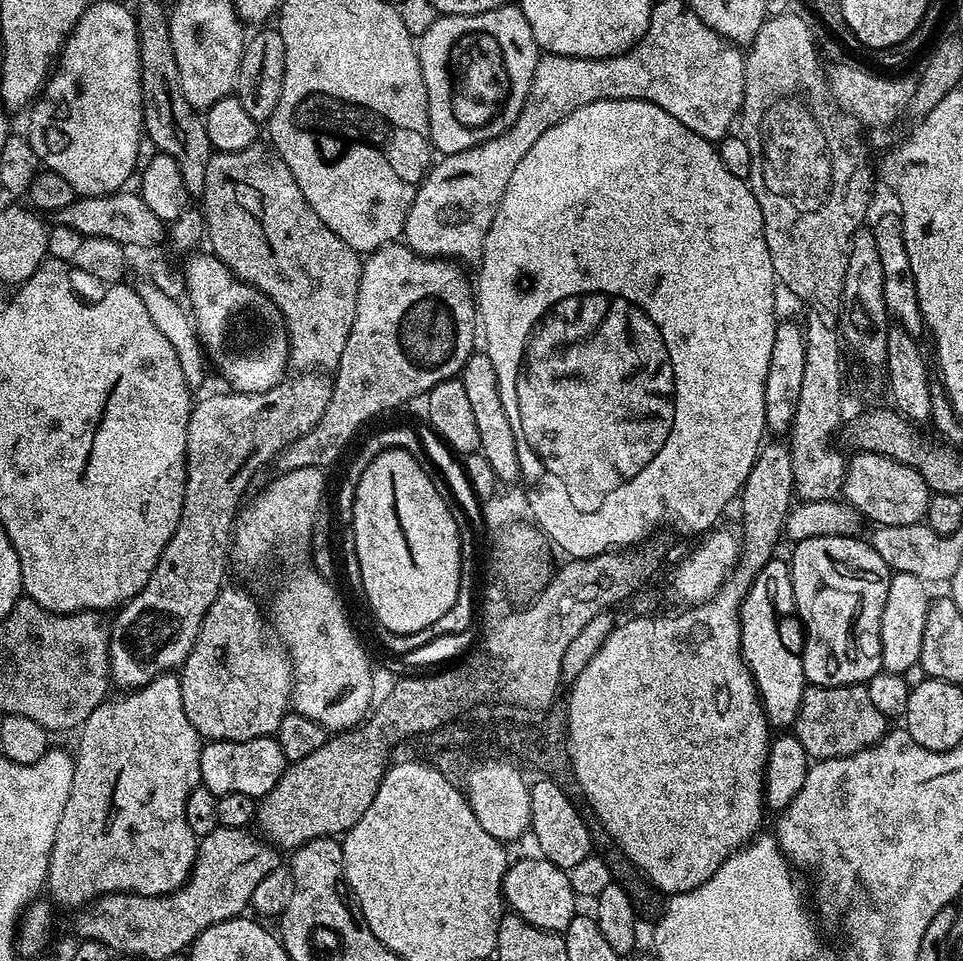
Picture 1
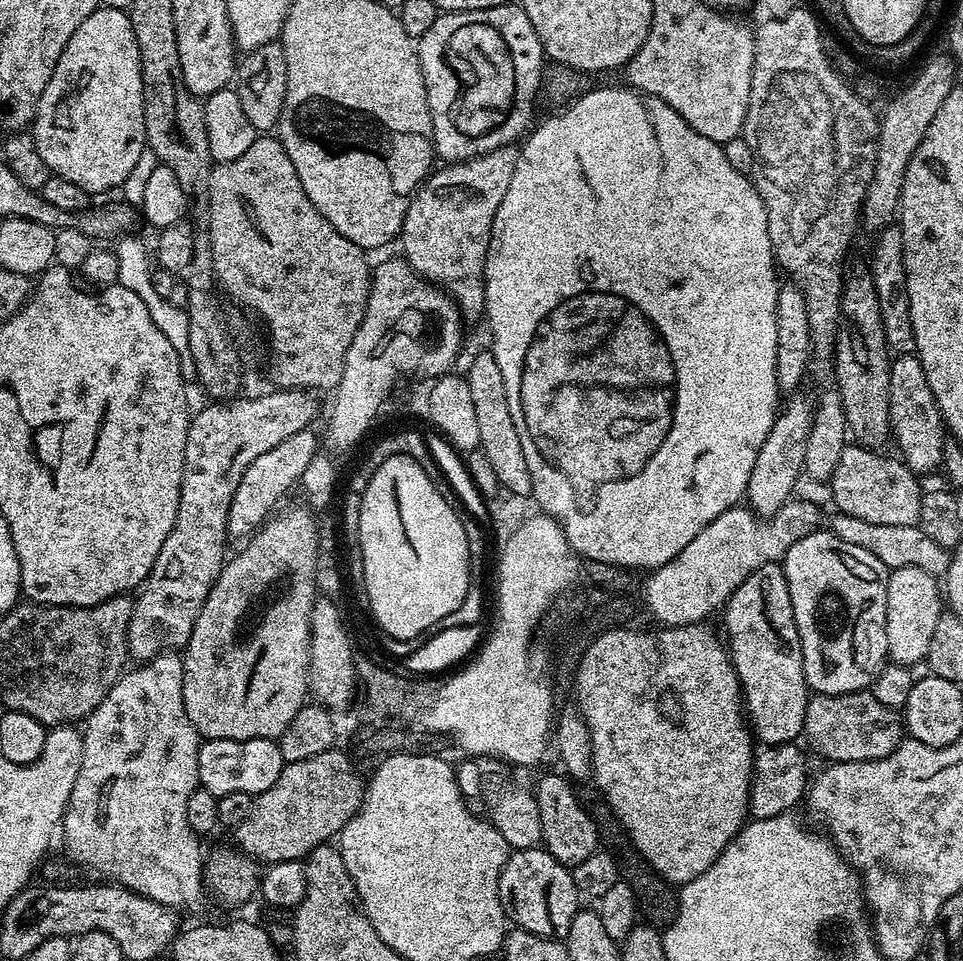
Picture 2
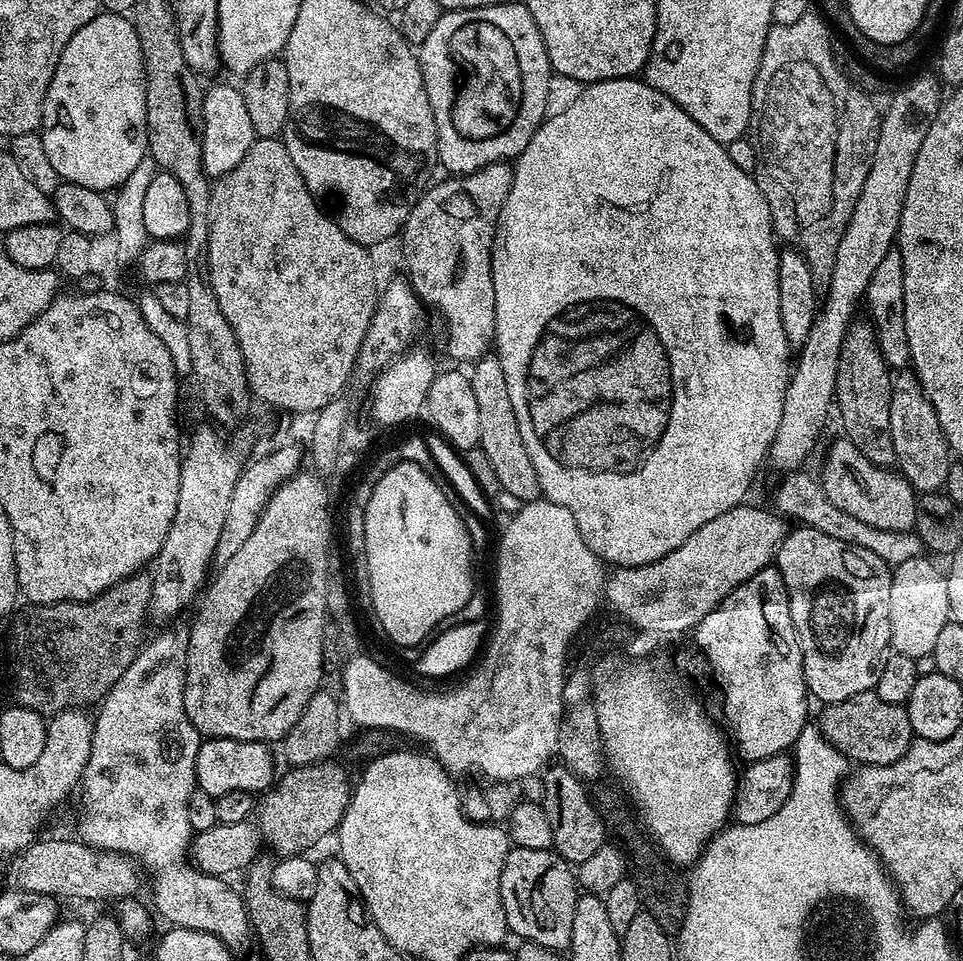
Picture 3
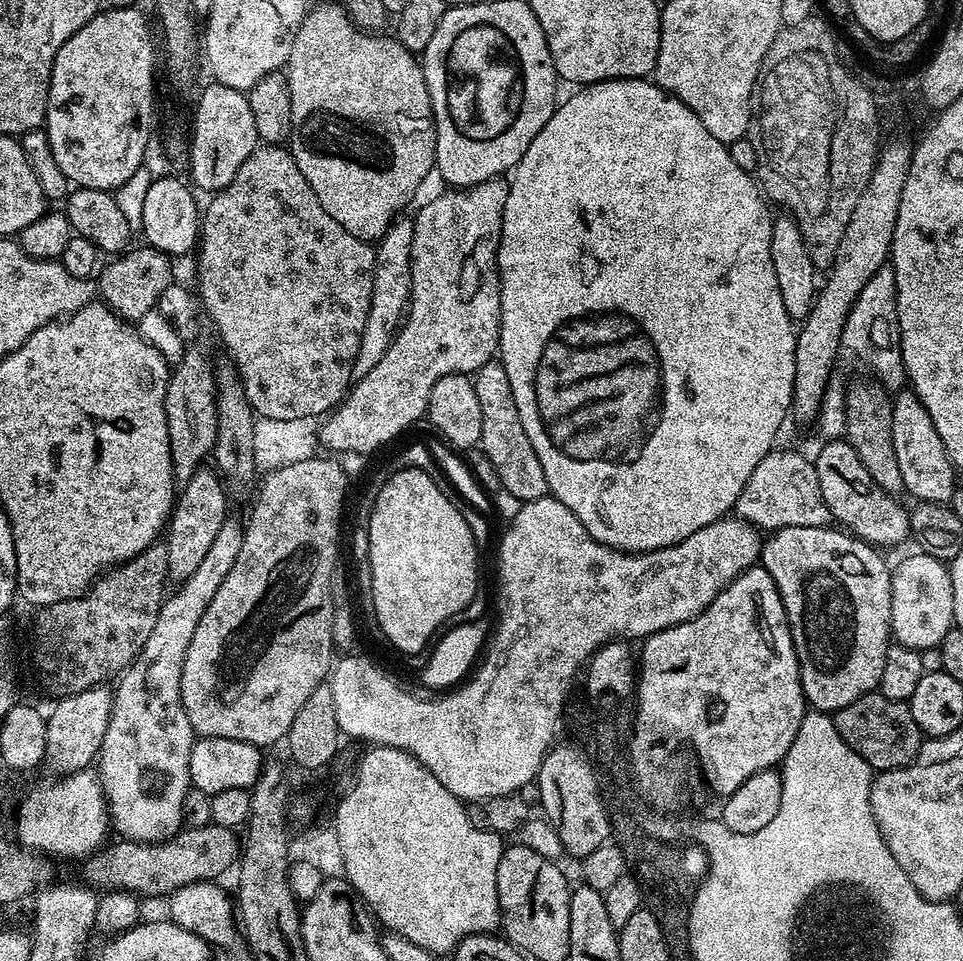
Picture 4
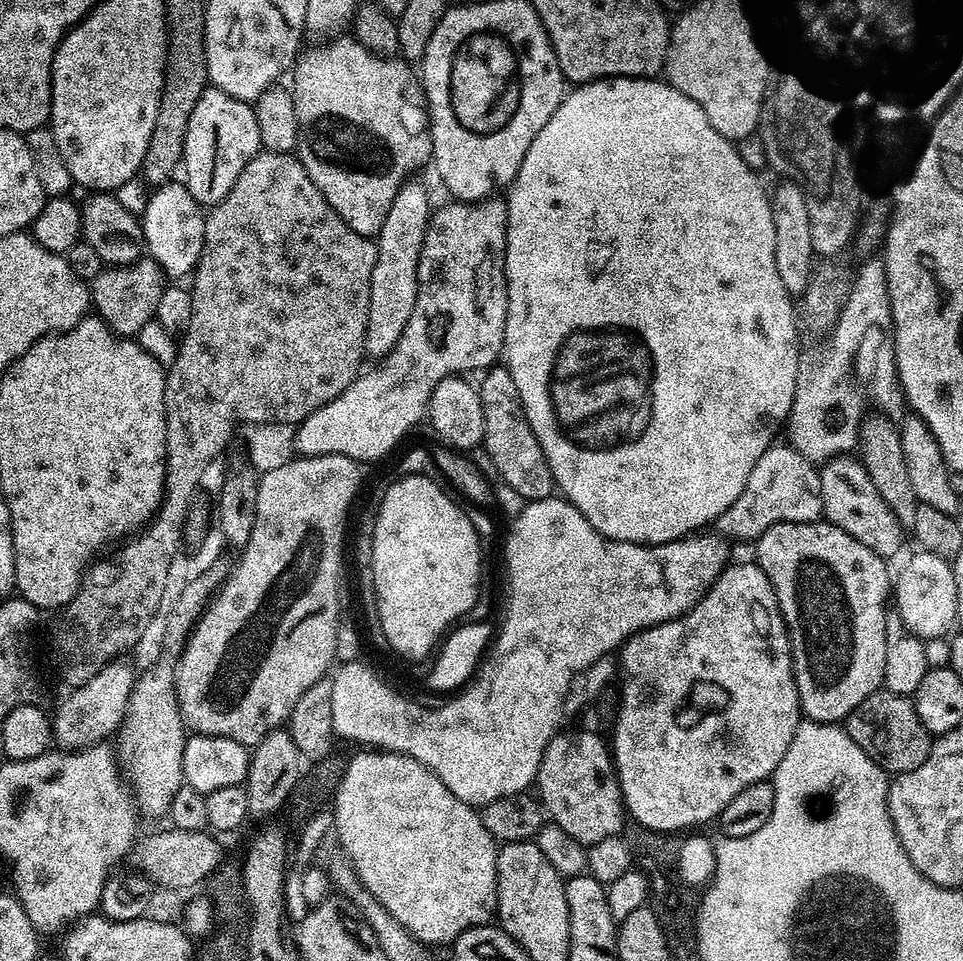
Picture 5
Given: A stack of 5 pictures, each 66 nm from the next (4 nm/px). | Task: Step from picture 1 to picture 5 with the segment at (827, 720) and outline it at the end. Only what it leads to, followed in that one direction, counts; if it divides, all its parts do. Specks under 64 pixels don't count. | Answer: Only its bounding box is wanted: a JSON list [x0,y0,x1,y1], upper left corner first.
[846,690,934,774]

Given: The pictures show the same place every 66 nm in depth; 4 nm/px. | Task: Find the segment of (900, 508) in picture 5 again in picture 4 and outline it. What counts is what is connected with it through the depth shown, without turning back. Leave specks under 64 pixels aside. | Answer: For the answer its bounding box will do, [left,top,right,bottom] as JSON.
[844,378,905,494]

